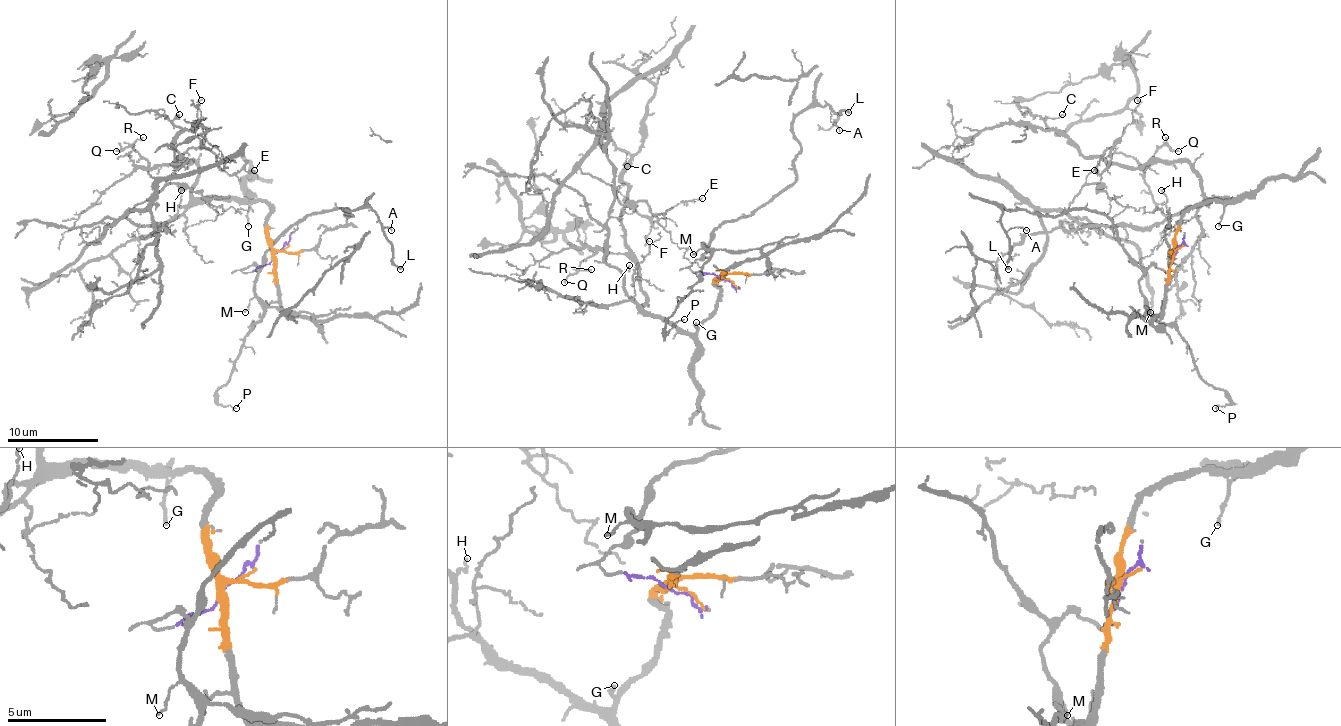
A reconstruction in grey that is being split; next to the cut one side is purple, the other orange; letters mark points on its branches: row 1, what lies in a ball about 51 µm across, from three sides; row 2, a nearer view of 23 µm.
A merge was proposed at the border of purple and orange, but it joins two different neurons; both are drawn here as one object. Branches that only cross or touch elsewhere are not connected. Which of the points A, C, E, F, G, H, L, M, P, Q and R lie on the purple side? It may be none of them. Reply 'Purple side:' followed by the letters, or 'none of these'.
Purple side: A, L, M, P

